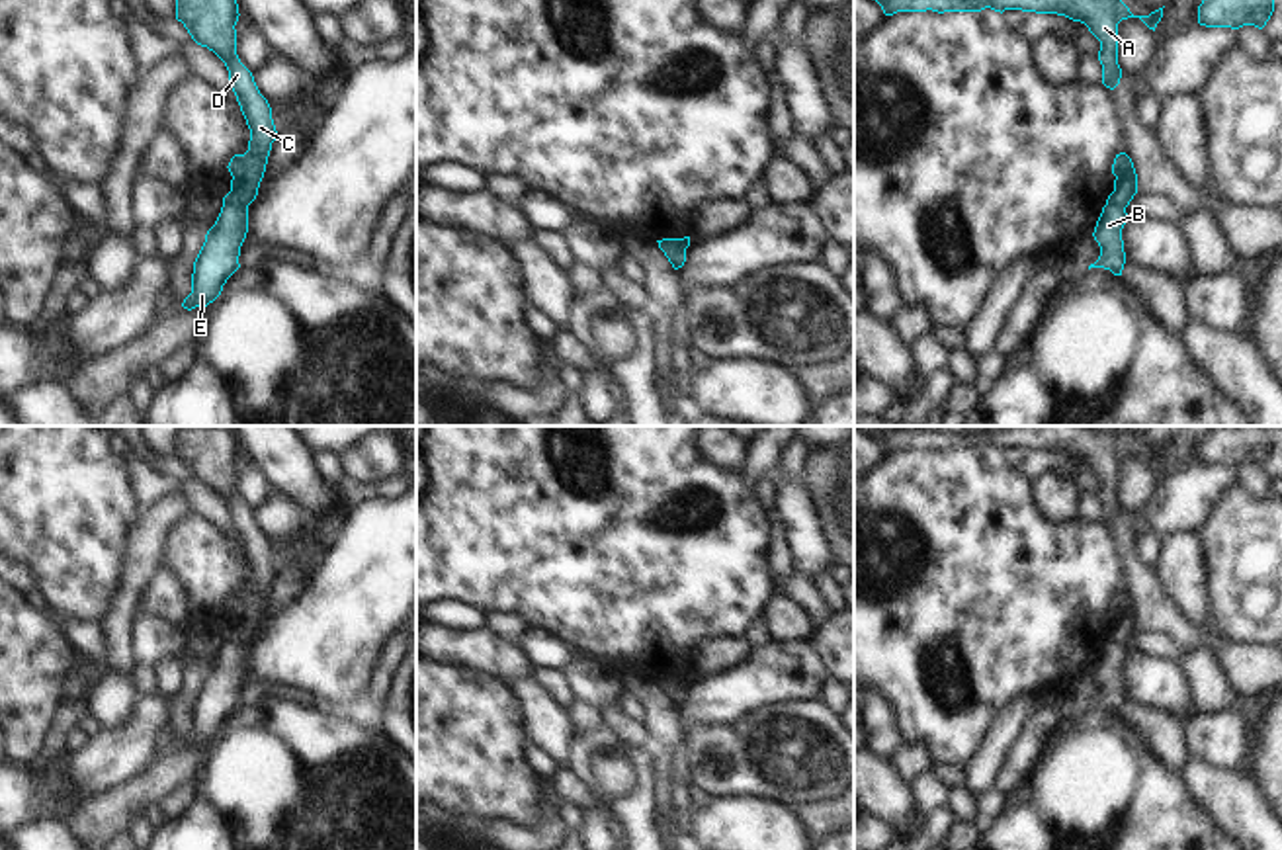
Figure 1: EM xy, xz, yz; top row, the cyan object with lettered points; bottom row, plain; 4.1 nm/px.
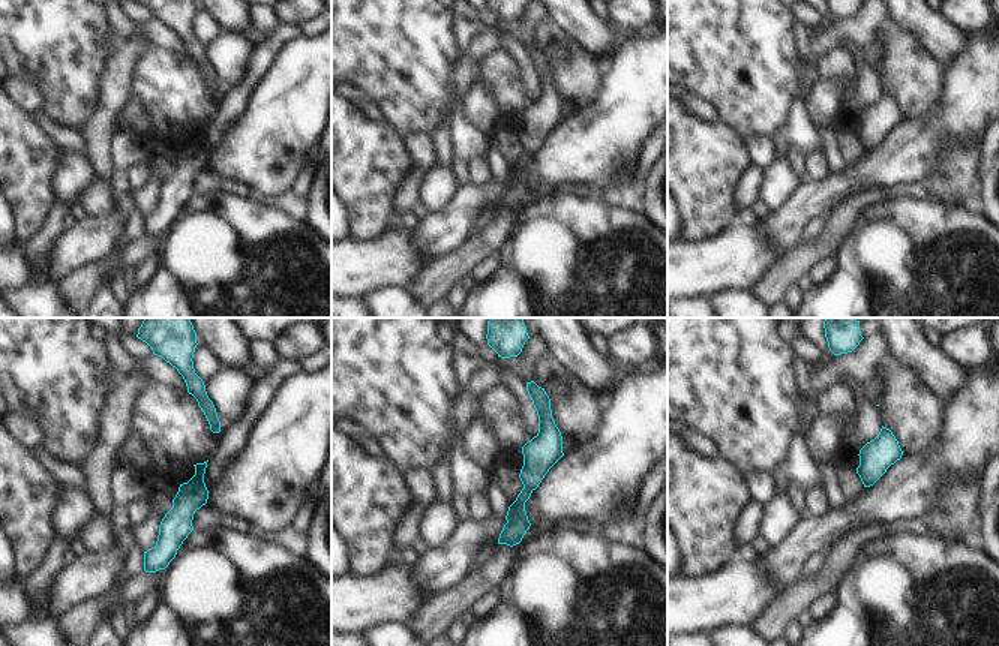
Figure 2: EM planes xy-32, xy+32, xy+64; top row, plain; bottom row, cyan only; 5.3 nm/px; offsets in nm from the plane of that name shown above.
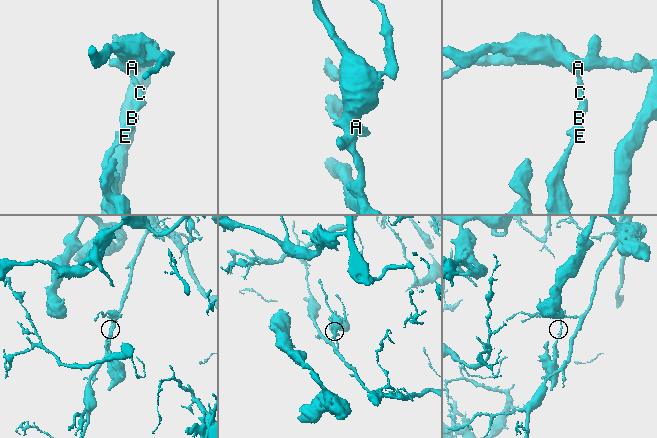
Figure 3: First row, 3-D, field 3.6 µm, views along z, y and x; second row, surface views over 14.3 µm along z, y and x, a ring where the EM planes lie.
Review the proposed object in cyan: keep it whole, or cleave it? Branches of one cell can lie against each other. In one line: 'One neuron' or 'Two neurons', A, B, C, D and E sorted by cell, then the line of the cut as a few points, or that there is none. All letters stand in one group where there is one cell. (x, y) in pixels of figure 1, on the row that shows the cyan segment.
Two neurons. Groups: A C D / B E. Split along xy (223, 202), (247, 206)

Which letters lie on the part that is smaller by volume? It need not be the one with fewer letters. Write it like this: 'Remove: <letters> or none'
Remove: B, E

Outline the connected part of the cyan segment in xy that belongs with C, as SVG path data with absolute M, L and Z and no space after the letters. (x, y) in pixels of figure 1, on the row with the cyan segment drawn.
M176 0L176 20L197 45L207 47L225 63L229 84L250 129L248 150L235 154L227 166L233 180L231 191L223 197L227 205L244 207L258 195L278 131L268 100L236 55L238 16L236 0Z

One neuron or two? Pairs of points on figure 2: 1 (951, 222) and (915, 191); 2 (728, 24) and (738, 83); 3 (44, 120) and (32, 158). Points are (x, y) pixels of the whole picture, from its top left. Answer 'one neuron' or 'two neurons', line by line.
1: two neurons
2: one neuron
3: two neurons

